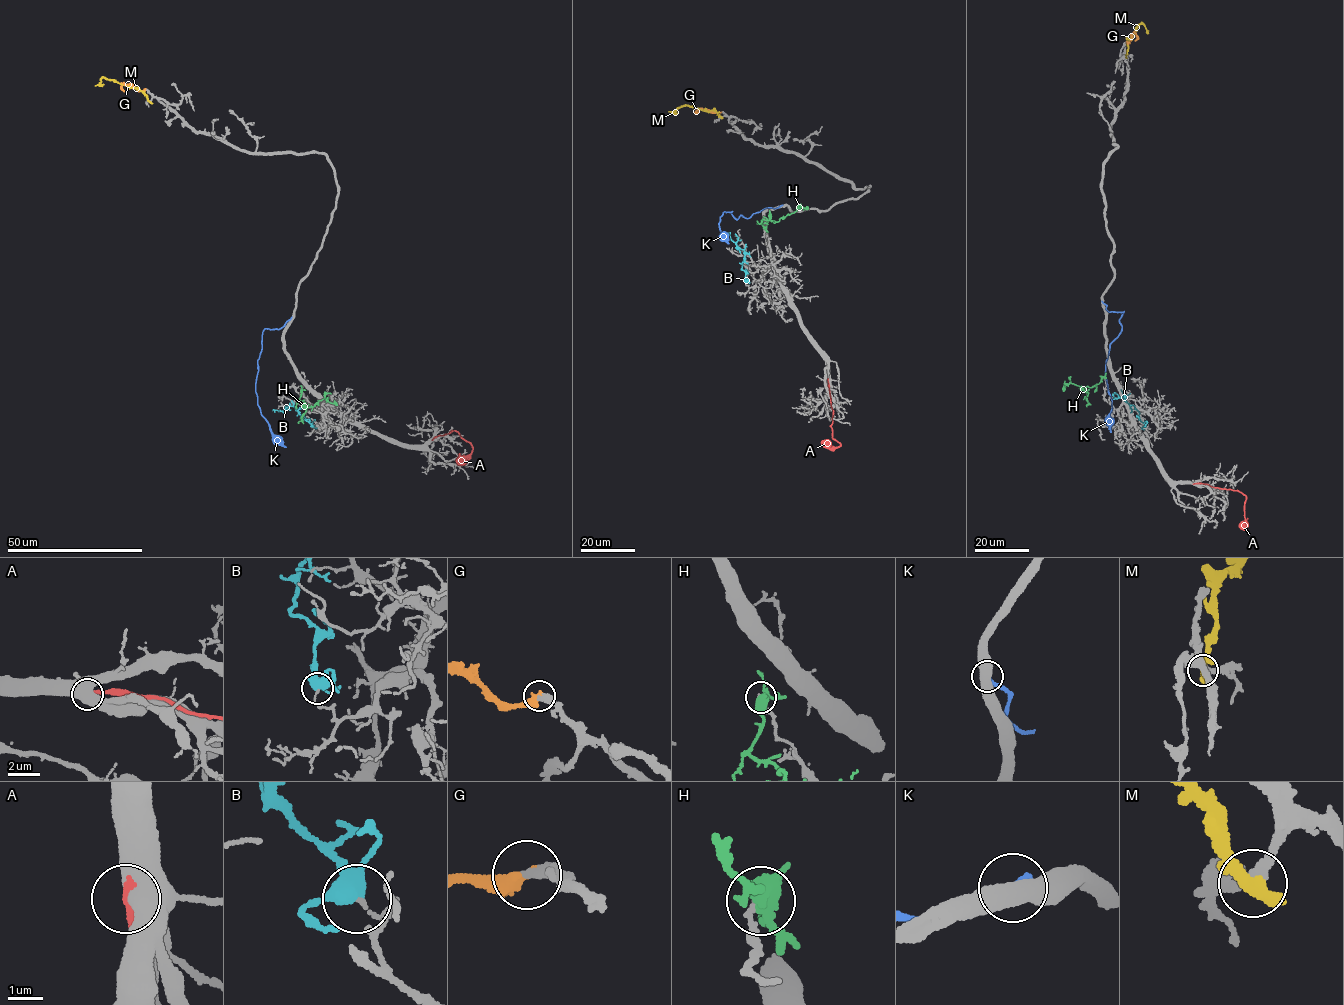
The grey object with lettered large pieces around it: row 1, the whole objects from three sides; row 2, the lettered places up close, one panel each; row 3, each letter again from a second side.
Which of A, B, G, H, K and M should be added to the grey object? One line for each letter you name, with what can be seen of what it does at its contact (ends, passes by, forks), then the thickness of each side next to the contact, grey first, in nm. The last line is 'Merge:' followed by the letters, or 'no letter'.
G: It ends there. Thickness 320 nm (grey) against 420 nm
Merge: G

